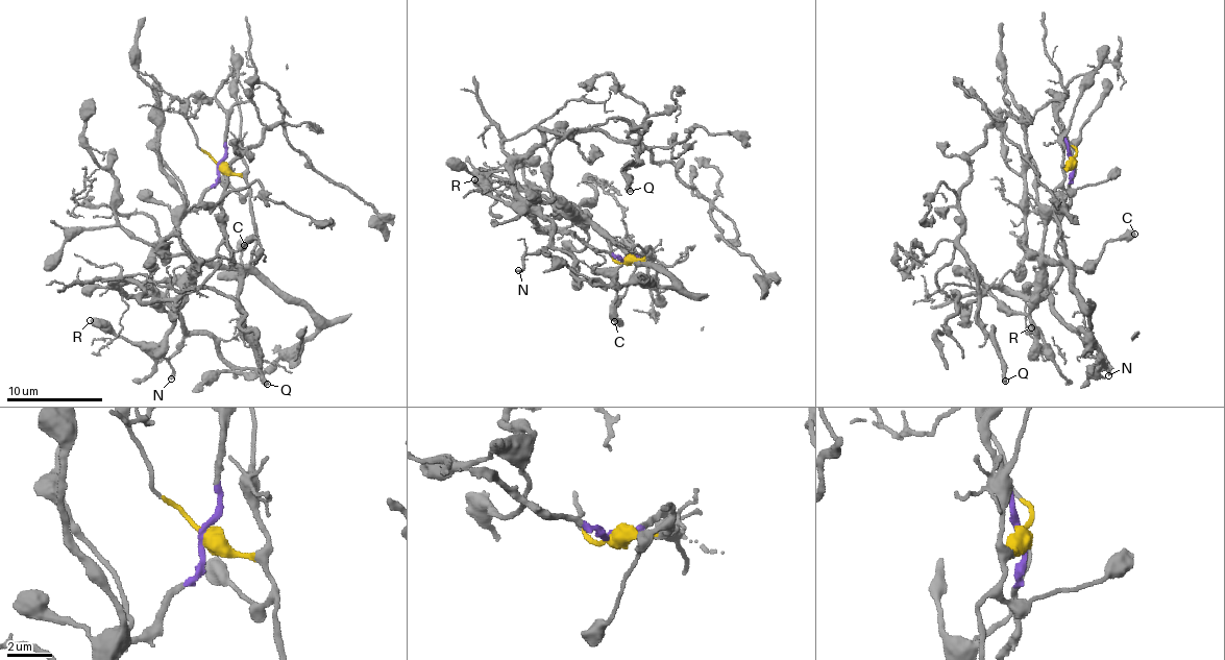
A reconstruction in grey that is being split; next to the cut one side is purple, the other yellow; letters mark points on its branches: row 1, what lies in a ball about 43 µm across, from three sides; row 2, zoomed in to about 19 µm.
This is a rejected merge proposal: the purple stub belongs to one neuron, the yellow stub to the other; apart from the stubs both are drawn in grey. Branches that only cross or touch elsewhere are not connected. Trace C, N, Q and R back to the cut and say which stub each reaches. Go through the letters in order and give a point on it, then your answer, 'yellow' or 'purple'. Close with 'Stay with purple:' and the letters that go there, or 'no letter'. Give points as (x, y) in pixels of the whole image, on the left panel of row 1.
C: place (244, 245); yellow
N: place (171, 379); purple
Q: place (267, 384); purple
R: place (90, 320); yellow
Stay with purple: N, Q

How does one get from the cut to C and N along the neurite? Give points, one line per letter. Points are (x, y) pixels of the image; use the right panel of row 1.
C: (1072, 161), (1056, 190), (1054, 209), (1060, 227), (1056, 251), (1083, 267), (1099, 258), (1108, 241), (1135, 234)
N: (1072, 161), (1070, 202), (1059, 221), (1063, 257), (1057, 280), (1049, 290), (1049, 303), (1109, 375)

